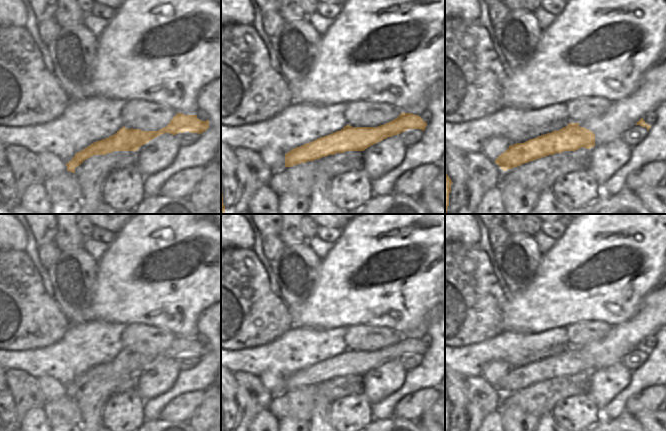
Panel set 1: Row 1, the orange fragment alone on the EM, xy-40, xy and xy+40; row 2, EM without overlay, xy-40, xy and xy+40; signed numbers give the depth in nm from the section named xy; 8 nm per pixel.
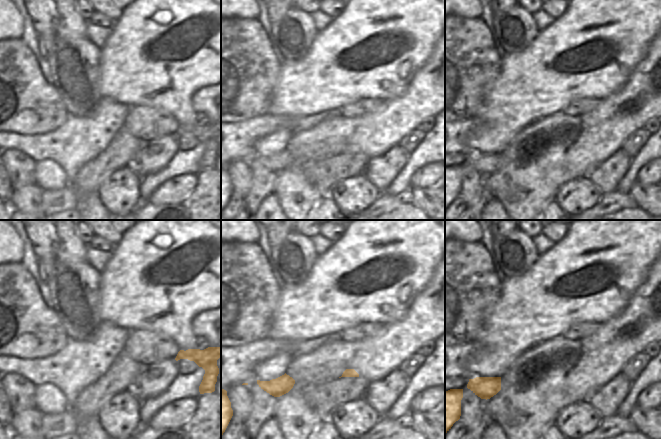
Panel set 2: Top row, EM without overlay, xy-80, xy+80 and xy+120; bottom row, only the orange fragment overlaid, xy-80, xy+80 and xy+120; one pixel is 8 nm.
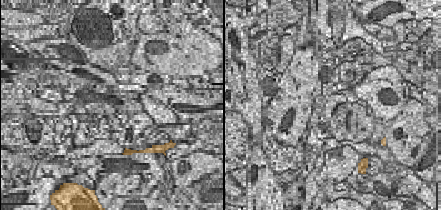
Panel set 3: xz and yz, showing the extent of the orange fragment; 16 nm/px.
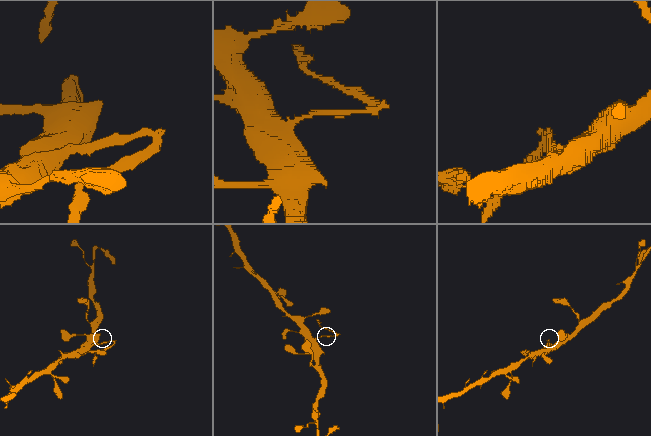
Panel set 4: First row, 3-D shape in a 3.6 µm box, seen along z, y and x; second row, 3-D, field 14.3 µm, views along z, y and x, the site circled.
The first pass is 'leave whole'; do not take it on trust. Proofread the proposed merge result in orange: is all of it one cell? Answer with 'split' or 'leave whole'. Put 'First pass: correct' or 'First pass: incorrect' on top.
First pass: incorrect
split

